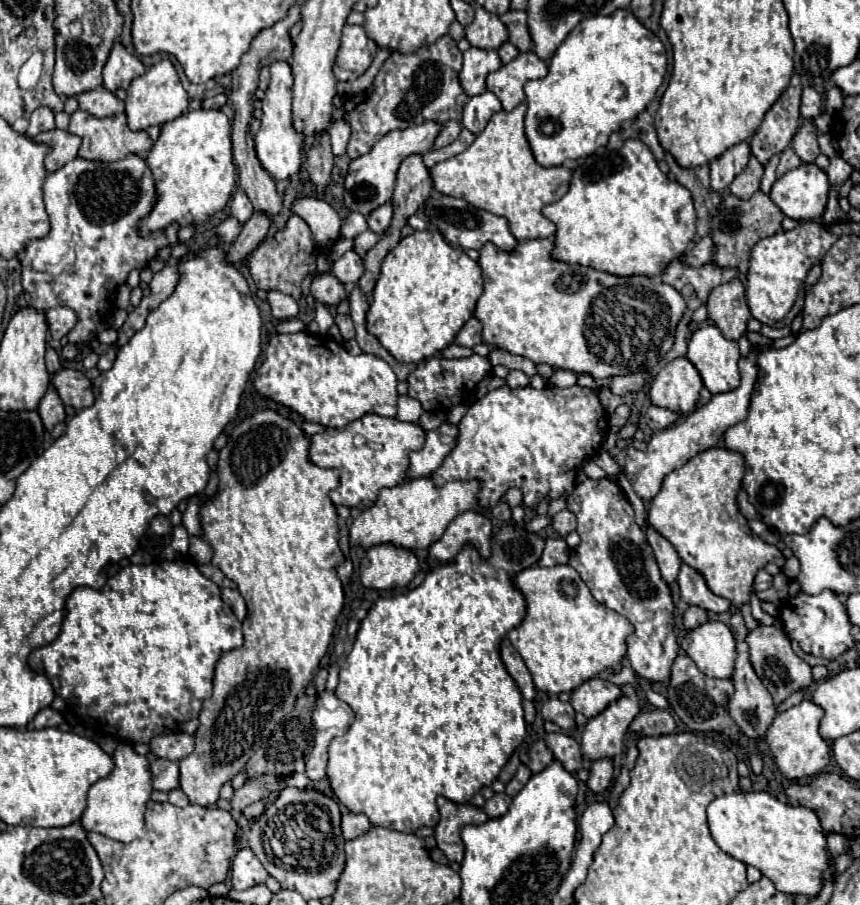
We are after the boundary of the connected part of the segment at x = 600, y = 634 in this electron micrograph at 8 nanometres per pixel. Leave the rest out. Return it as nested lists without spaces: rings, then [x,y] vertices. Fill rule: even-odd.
[[[570,565],[530,567],[516,577],[528,611],[524,621],[508,633],[510,643],[532,673],[534,685],[544,693],[574,691],[604,669],[618,673],[626,659],[626,637],[634,633],[632,623],[598,603],[578,571]]]

